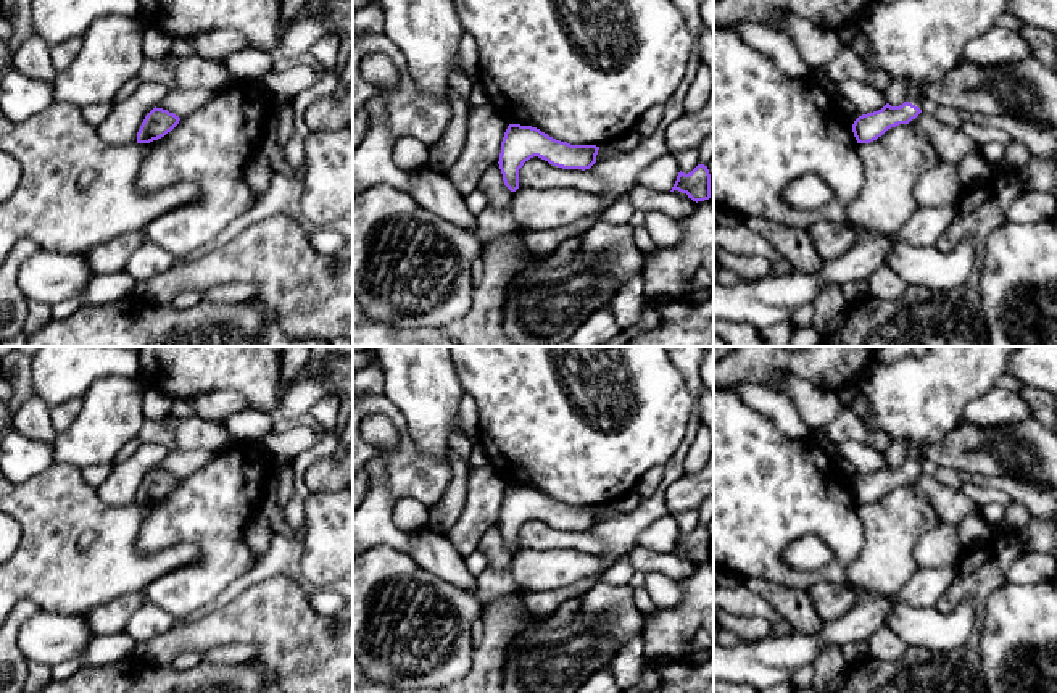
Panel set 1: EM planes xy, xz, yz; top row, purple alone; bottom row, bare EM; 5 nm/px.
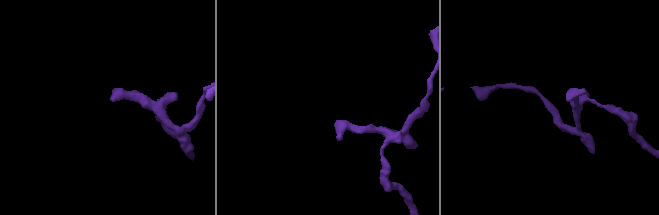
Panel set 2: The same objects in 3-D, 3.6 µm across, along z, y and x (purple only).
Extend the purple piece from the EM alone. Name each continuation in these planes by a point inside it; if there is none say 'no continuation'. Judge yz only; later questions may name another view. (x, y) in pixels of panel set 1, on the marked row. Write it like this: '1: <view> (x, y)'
1: yz (919, 41)

